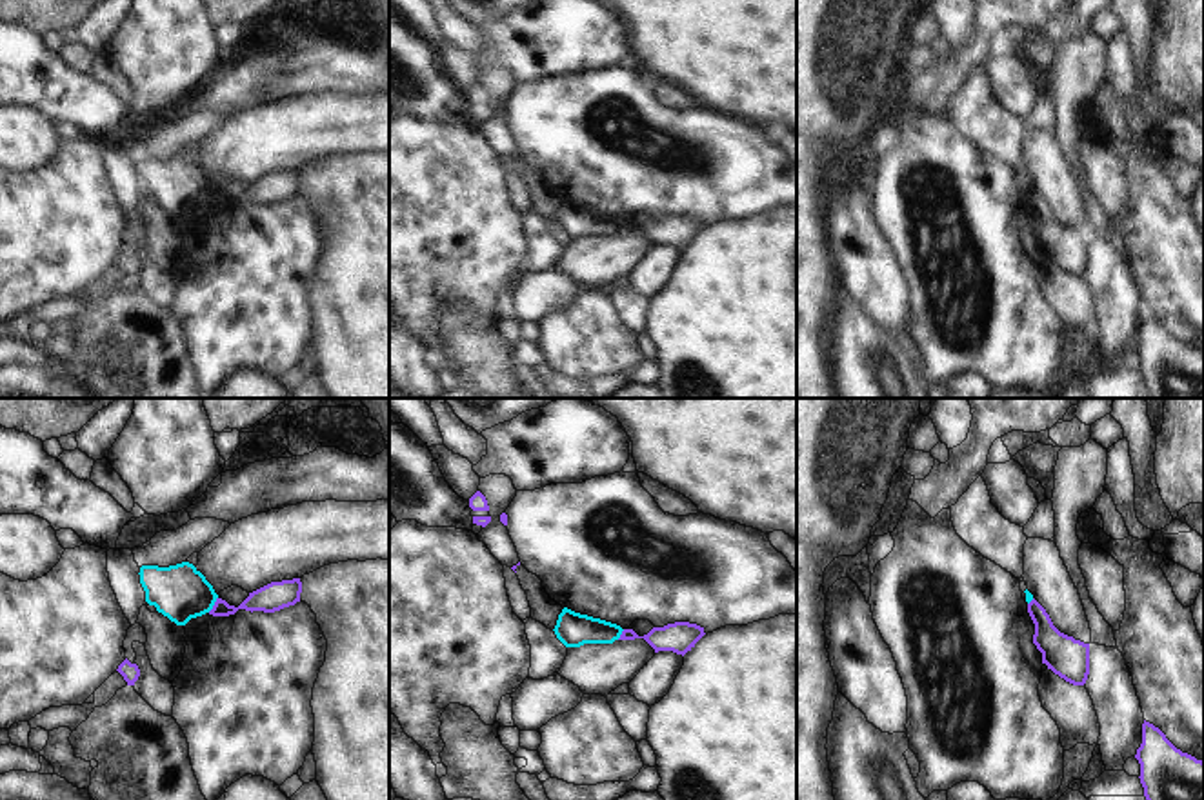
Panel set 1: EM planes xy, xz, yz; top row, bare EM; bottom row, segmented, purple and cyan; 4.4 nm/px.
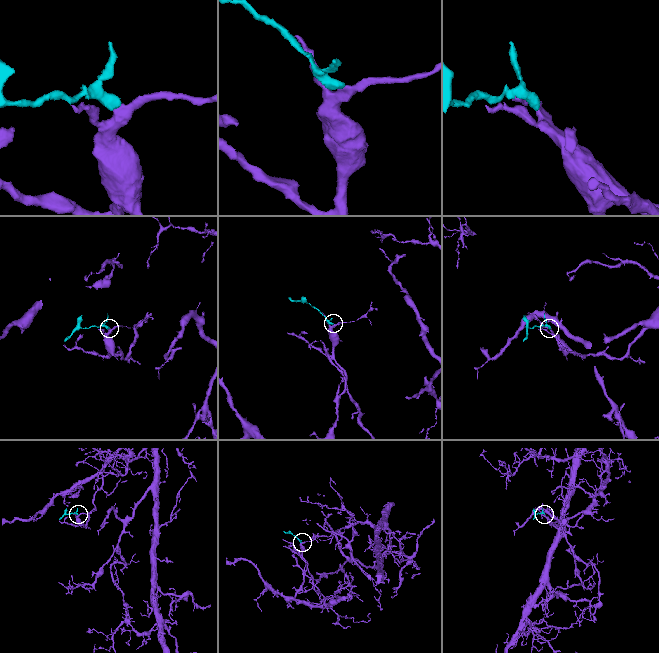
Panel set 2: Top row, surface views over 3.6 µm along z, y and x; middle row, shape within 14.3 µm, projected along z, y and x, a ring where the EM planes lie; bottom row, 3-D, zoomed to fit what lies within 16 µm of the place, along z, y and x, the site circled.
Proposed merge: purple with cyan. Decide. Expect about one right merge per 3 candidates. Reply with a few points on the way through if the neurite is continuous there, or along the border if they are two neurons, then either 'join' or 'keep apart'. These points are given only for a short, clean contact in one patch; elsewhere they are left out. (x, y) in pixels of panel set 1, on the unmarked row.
border along xy (217, 190), (208, 204); keep apart

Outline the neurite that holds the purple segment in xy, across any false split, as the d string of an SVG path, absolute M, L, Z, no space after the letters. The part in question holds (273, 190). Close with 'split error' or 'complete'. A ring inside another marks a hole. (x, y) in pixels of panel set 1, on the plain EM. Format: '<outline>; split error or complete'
M300 171L271 175L249 185L249 189L238 200L229 198L222 191L216 191L209 207L229 209L229 207L235 207L238 202L246 202L251 205L253 204L275 205L300 195L300 185L302 185Z; complete

